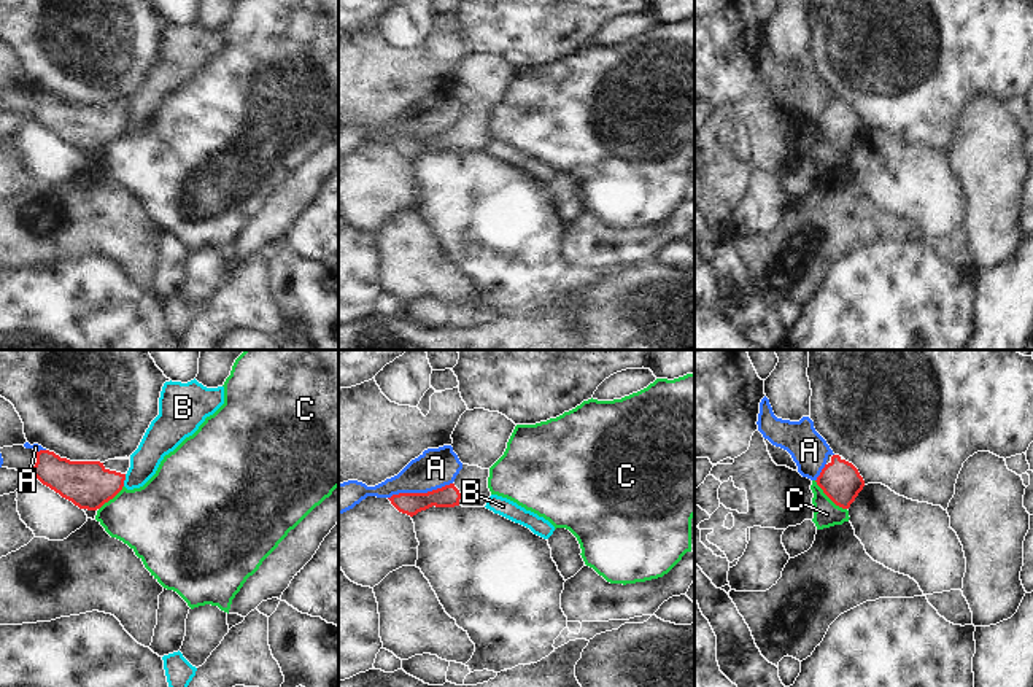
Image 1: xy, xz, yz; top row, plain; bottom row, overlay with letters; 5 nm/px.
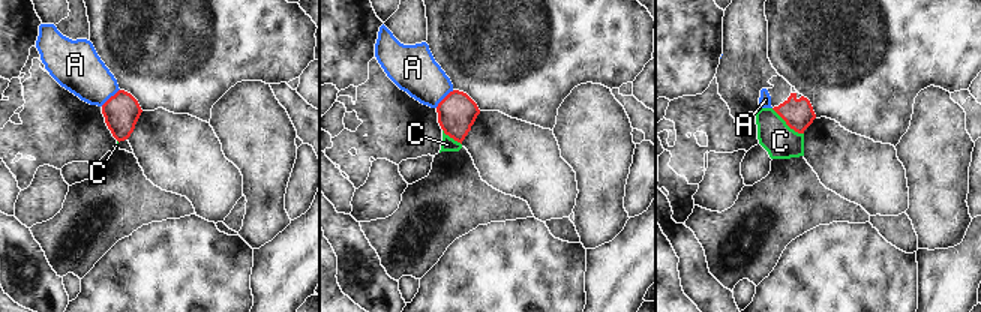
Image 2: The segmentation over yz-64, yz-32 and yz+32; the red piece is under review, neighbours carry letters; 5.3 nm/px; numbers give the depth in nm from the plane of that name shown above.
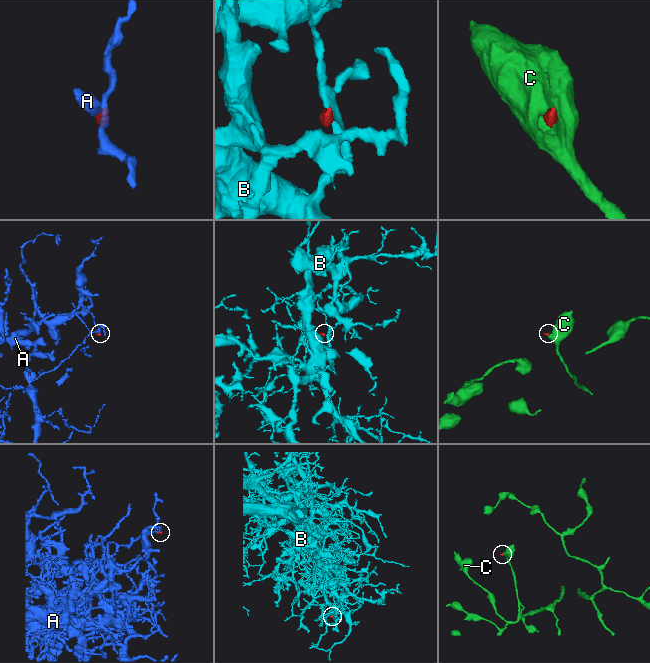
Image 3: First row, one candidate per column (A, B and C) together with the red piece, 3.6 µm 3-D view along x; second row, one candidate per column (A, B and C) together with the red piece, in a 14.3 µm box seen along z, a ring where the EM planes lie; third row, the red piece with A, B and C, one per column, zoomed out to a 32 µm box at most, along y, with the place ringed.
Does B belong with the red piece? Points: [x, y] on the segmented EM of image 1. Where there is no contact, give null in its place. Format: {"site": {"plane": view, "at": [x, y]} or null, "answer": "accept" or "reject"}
{"site": {"plane": "xy", "at": [124, 479]}, "answer": "reject"}

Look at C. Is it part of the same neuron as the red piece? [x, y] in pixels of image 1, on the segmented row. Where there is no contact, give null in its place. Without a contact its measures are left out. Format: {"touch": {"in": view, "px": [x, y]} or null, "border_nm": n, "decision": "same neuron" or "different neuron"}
{"touch": {"in": "yz", "px": [830, 498]}, "border_nm": 220, "decision": "different neuron"}

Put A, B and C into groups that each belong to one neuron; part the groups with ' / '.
A / B / C

